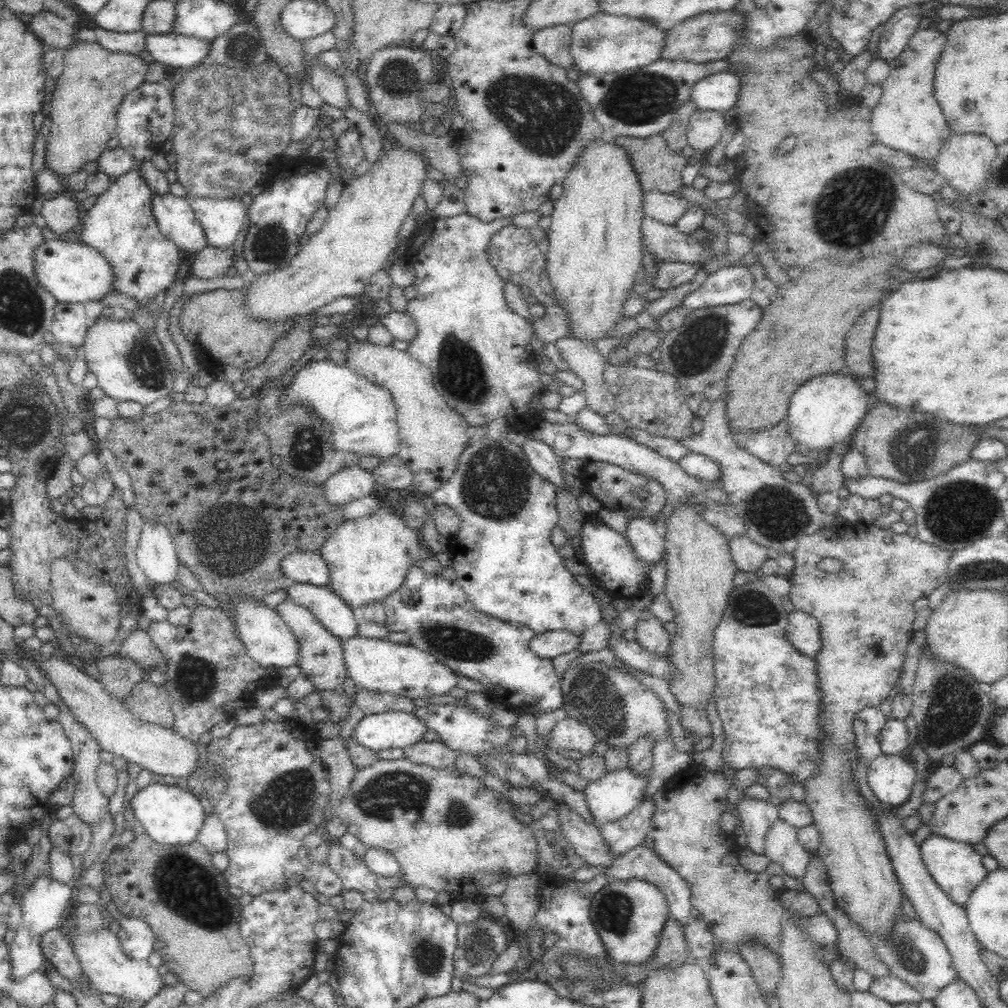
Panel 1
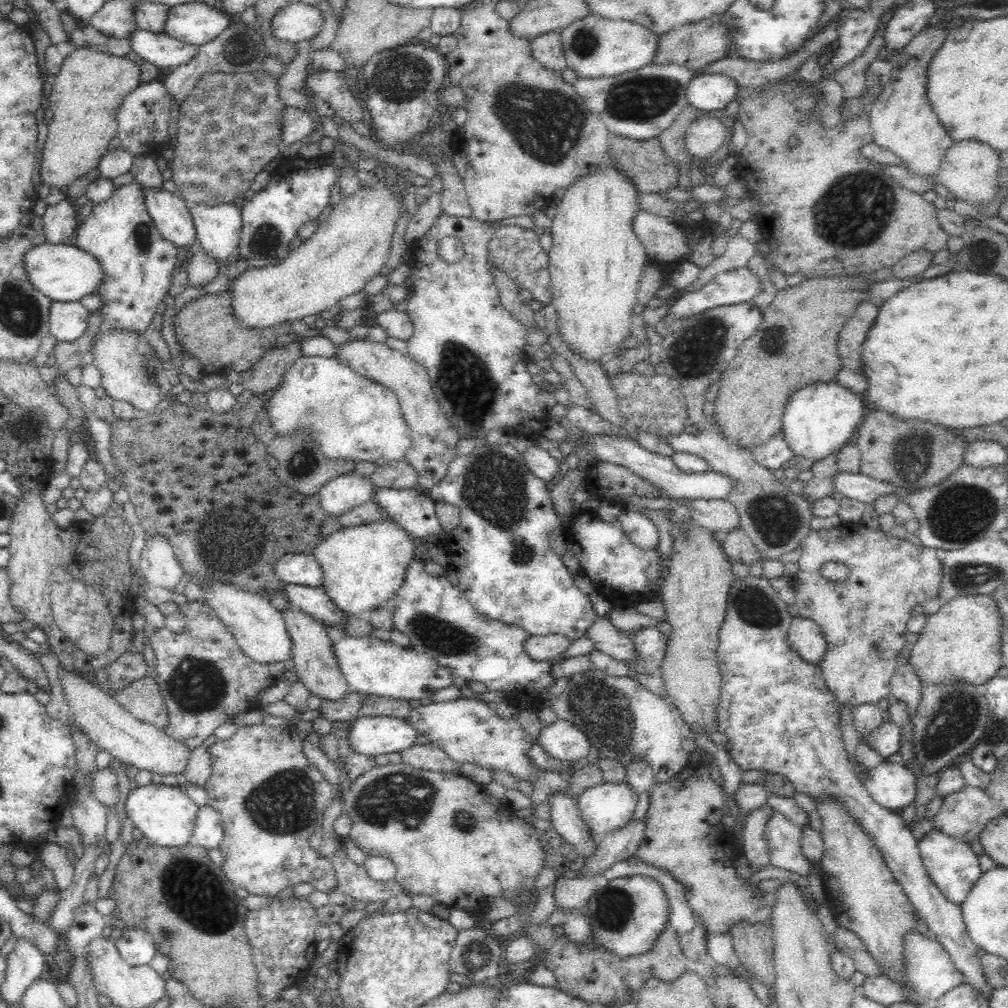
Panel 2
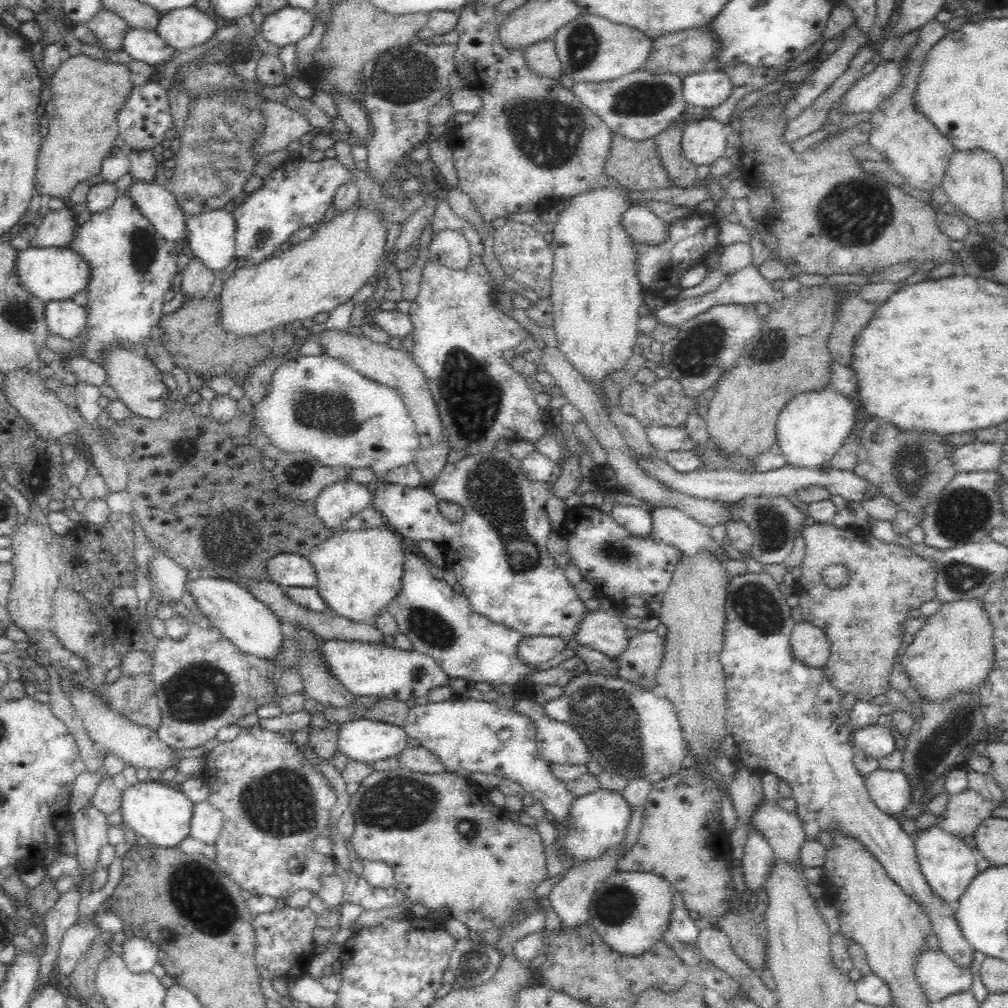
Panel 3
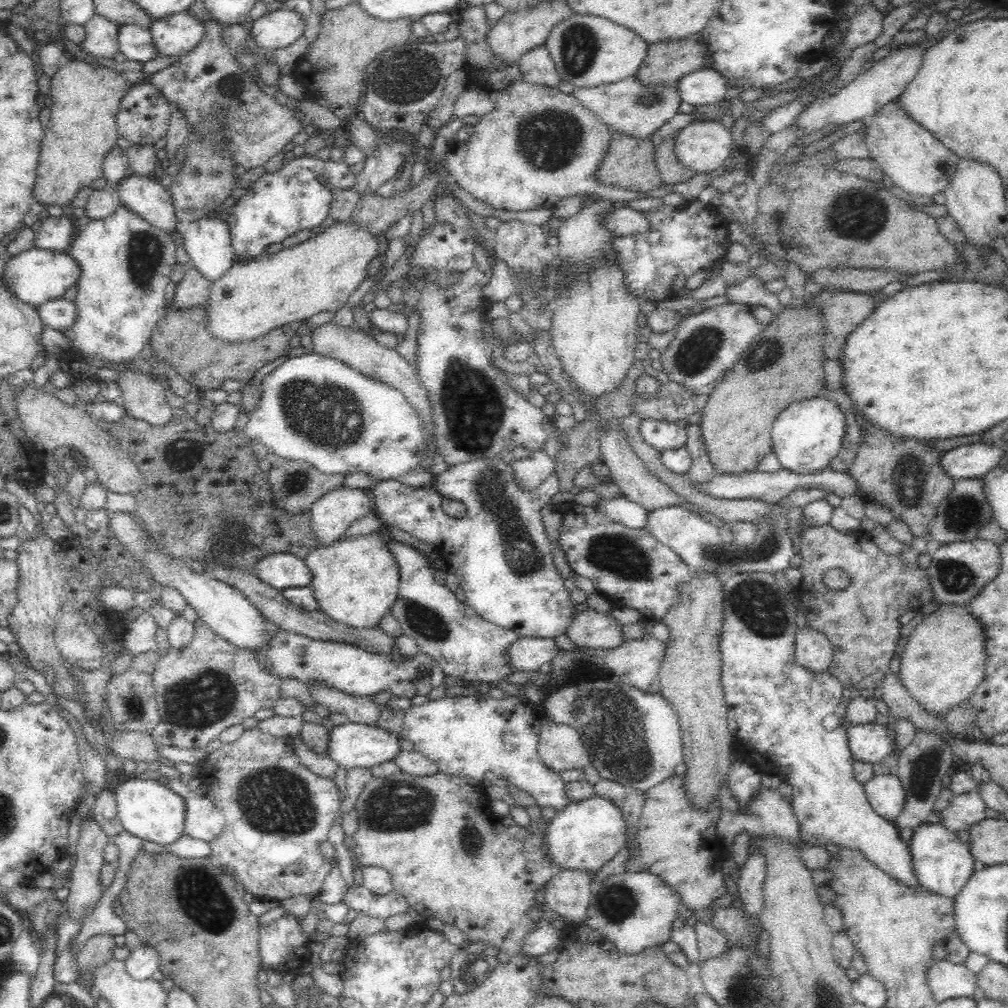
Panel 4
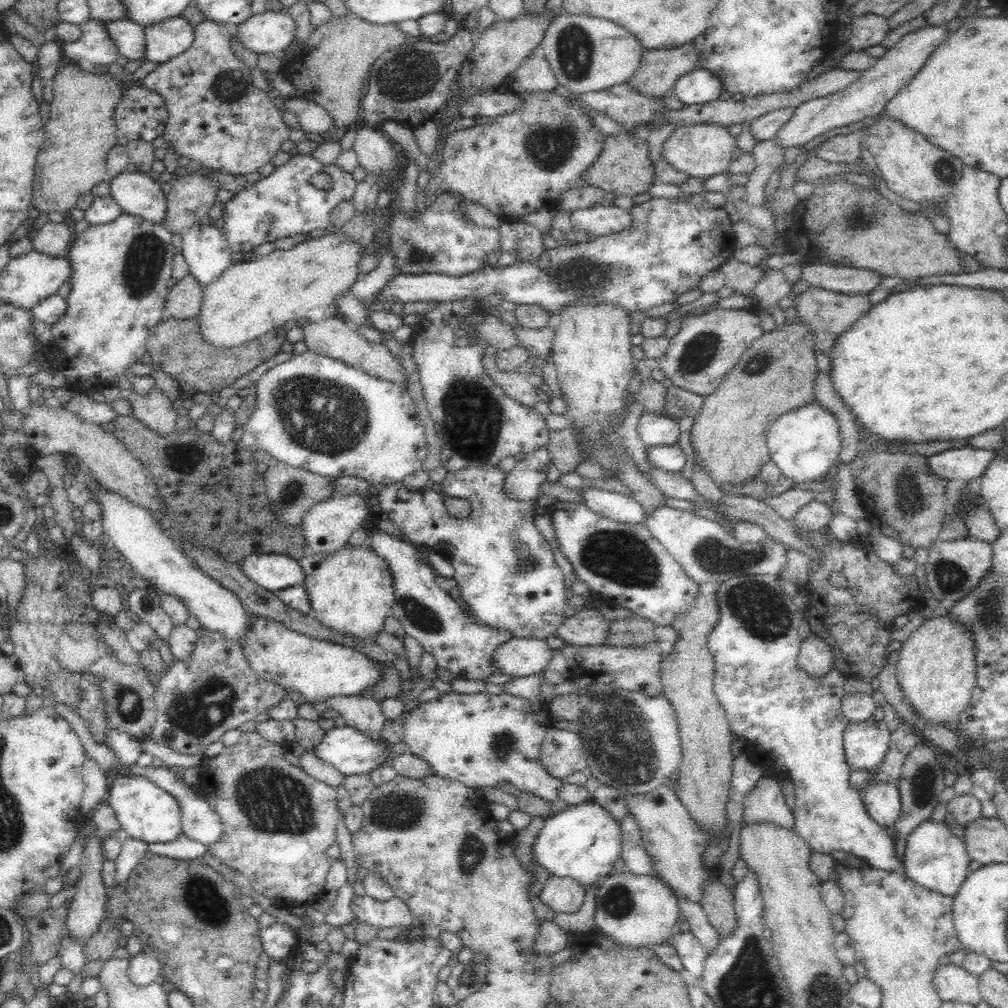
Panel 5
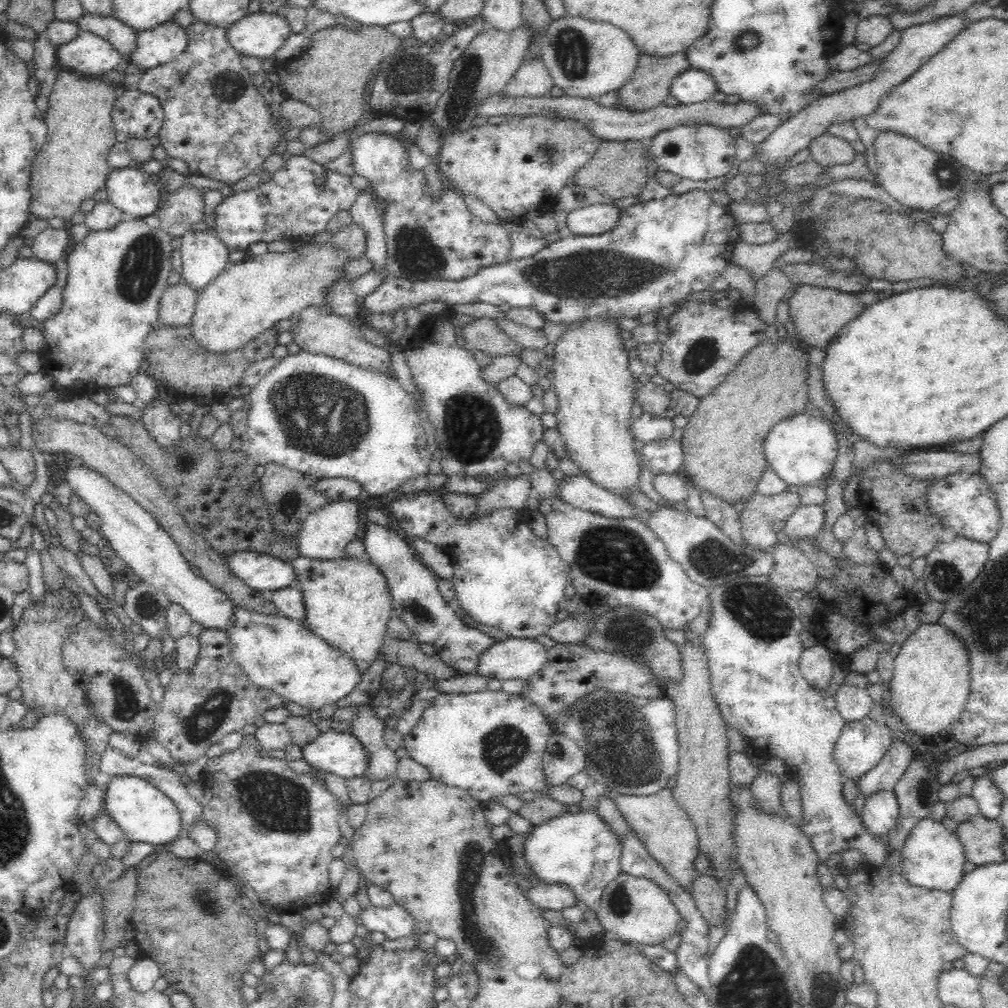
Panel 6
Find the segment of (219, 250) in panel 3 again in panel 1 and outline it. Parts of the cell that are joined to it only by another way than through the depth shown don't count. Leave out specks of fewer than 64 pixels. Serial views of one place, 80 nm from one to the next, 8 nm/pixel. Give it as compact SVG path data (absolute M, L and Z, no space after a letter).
M188 198L209 247L227 249L236 242L246 220L246 199Z

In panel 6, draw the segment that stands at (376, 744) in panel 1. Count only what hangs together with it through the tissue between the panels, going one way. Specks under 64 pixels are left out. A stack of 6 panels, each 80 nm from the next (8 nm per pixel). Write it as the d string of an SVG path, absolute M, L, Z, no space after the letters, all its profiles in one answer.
M330 729L306 746L300 747L302 760L314 770L351 779L362 777L368 755L356 736L348 731L336 732Z

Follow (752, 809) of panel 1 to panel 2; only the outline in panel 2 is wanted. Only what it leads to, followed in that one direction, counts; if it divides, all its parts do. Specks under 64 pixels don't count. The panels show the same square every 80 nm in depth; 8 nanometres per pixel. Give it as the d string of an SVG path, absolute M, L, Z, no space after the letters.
M764 806L754 809L748 813L746 818L744 832L744 857L750 867L754 867L753 873L768 869L771 864L770 848L765 838L765 827L768 820L772 817L774 809Z

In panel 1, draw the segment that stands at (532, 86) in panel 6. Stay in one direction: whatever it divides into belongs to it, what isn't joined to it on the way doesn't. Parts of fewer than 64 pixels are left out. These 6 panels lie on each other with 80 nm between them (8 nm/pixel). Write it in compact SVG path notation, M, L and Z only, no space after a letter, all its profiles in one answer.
M572 24L556 25L534 31L532 46L536 54L566 69L572 65L572 55L569 51L570 32L572 32Z

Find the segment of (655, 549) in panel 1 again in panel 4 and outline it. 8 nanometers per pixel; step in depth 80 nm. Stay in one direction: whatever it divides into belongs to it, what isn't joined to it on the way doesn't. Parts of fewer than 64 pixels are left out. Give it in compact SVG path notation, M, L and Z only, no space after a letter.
M623 494L614 498L600 495L594 506L609 519L628 528L645 528L648 520L648 511L637 502L628 500Z

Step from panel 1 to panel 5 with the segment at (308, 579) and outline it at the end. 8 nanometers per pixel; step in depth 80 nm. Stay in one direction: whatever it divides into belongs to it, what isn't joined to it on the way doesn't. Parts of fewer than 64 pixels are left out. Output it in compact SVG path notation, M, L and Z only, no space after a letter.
M252 553L244 556L237 564L250 581L269 591L302 586L304 582L304 571L297 559L291 556Z

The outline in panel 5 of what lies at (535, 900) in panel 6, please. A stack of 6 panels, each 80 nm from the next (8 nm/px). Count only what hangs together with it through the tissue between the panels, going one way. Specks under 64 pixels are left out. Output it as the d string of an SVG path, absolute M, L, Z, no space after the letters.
M549 878L545 881L538 900L554 912L575 913L583 905L585 889L569 878Z

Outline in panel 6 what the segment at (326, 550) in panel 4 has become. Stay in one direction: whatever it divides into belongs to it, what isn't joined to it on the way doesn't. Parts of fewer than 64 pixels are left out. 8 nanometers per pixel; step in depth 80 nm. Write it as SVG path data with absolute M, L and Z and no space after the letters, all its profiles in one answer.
M300 557L288 559L296 573L296 585L304 601L305 623L303 626L330 647L344 653L354 661L360 674L364 674L383 646L392 610L392 597L386 587L386 577L368 558L337 561L314 560Z

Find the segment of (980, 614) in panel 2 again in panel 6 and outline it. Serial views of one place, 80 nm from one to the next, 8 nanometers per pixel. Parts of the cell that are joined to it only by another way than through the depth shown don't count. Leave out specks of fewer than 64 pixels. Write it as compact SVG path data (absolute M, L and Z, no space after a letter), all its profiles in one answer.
M921 624L901 644L901 649L893 658L893 665L892 680L888 684L892 714L900 718L908 731L922 738L933 737L943 730L948 731L964 710L970 692L970 661L962 641L940 624Z

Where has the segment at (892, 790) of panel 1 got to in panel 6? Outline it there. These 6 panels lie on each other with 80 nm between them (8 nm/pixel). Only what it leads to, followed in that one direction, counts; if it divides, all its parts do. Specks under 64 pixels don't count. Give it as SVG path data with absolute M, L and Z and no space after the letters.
M878 791L859 803L864 827L873 838L882 839L895 828L899 806L894 791Z

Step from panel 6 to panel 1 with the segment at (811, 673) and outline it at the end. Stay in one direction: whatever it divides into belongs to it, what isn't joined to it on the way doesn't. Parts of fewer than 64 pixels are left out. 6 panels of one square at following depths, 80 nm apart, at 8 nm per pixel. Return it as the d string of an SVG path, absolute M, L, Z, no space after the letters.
M802 611L790 612L787 639L800 654L814 659L822 646L816 618Z

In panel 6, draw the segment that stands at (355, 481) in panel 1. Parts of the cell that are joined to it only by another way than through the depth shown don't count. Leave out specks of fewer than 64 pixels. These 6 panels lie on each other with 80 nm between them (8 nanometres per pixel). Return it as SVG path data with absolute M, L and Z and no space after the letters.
M356 500L331 501L308 515L298 533L298 555L314 560L337 561L344 555L344 549L352 542L354 534L359 532L362 518L360 506Z

